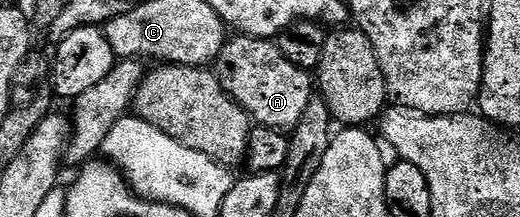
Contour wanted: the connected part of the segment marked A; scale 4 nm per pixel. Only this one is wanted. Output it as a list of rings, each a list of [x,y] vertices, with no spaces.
[[[235,34],[227,38],[224,49],[212,64],[212,70],[226,94],[231,95],[259,127],[289,132],[304,117],[308,101],[316,95],[316,83],[311,72],[292,65],[292,61],[280,53],[274,39]]]

